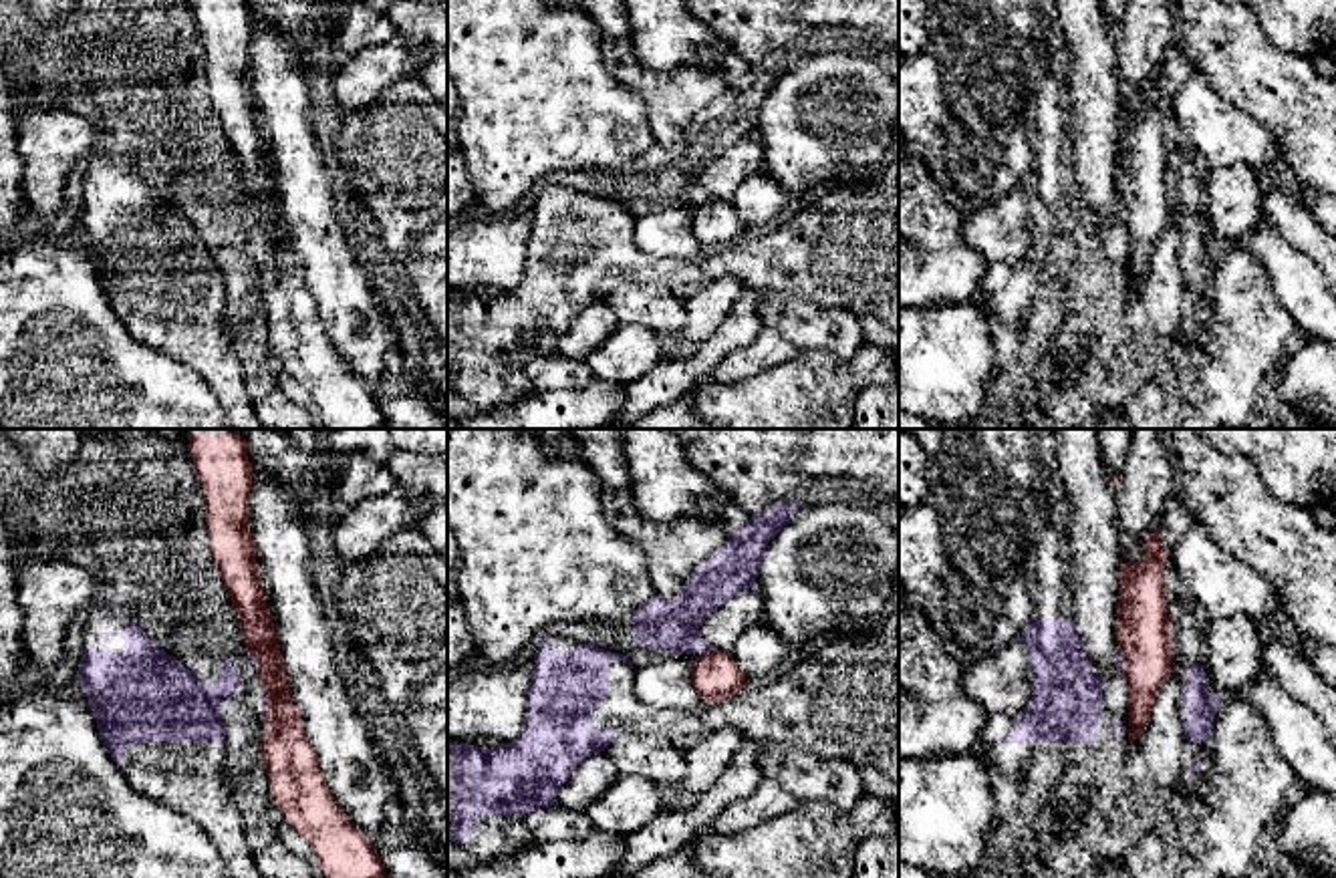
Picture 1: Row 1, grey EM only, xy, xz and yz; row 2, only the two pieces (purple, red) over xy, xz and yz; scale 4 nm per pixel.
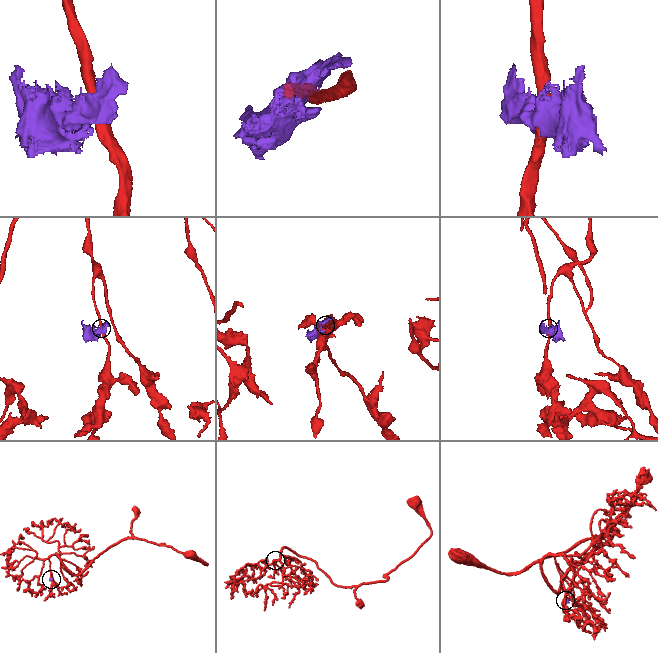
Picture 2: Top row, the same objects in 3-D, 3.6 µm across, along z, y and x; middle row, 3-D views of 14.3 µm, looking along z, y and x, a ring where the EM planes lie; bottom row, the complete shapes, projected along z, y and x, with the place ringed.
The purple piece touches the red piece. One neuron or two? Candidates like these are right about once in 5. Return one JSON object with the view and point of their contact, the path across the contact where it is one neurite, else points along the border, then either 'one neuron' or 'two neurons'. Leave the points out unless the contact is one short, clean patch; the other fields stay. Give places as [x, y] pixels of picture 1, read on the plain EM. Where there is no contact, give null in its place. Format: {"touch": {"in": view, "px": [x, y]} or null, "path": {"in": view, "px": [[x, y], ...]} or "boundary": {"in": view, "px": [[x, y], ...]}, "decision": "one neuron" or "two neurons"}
{"touch": {"in": "xz", "px": [706, 200]}, "boundary": {"in": "xz", "px": [[712, 198], [700, 204]]}, "decision": "two neurons"}

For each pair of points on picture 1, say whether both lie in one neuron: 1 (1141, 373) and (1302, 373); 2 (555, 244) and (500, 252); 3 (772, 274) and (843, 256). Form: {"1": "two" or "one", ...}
{"1": "two", "2": "two", "3": "one"}

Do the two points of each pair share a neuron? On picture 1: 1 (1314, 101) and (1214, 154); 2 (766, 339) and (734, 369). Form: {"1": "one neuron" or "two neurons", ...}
{"1": "two neurons", "2": "one neuron"}

